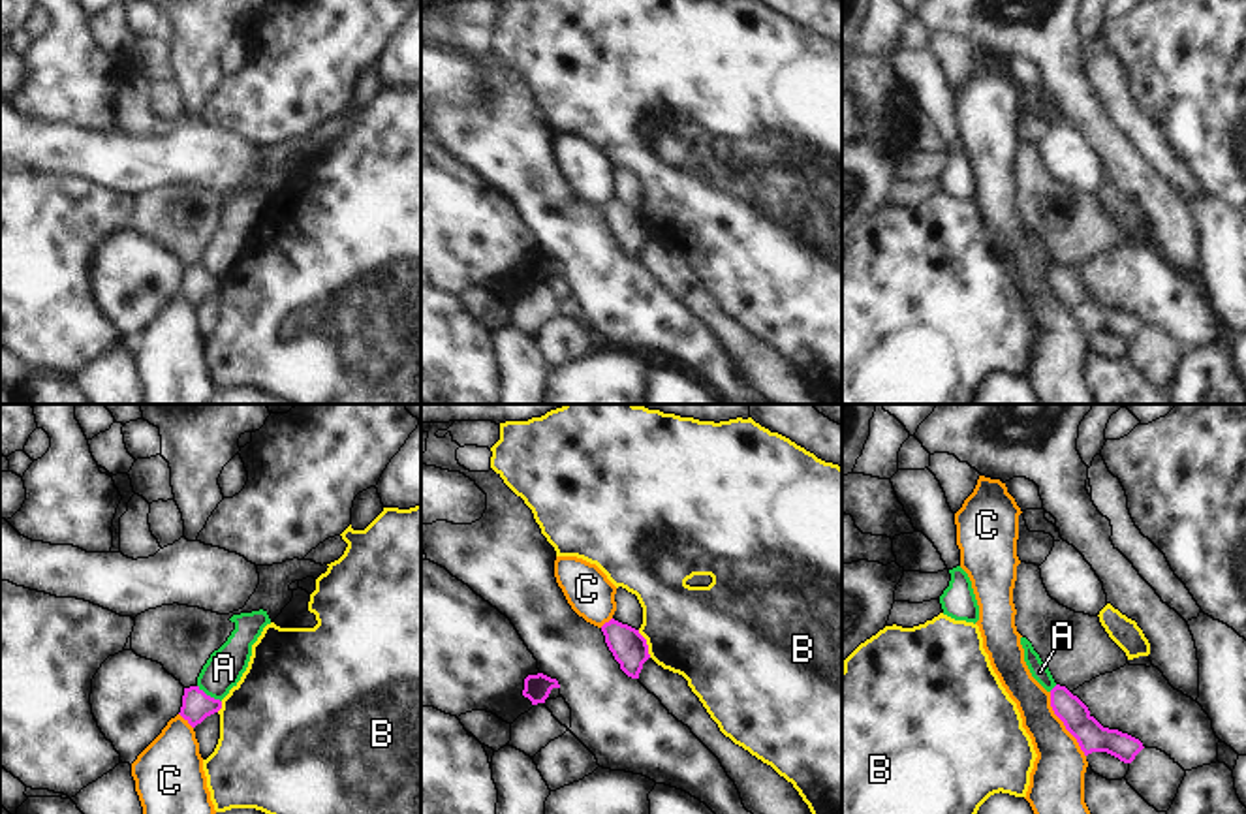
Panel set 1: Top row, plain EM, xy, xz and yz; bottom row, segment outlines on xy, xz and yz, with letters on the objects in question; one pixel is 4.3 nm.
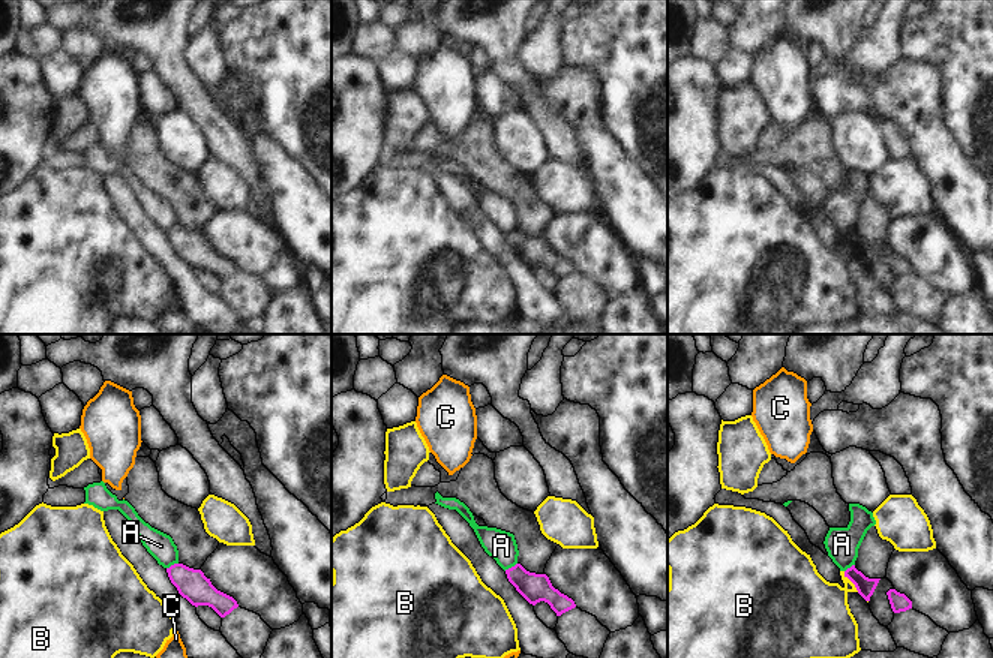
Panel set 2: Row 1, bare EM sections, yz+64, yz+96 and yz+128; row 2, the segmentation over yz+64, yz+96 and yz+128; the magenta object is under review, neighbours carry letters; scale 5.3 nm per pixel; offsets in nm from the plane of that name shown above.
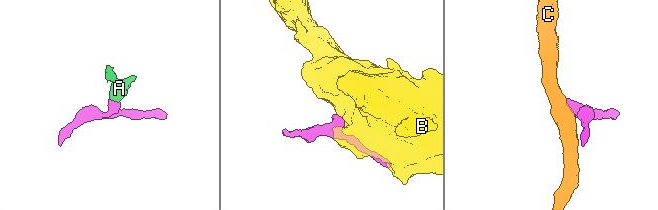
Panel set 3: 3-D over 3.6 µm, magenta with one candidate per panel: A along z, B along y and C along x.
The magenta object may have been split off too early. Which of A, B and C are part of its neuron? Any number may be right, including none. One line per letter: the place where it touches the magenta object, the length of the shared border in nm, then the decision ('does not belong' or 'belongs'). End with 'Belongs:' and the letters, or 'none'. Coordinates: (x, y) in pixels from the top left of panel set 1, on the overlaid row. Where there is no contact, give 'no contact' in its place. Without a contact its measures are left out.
A: xy (209, 696) | 130 nm | does not belong
B: xz (645, 643) | 130 nm | does not belong
C: yz (1064, 724) | 320 nm | does not belong
Belongs: none

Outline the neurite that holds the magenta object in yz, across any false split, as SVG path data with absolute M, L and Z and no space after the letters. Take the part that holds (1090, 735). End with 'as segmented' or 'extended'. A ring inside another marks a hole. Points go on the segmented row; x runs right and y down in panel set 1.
M1056 684L1051 690L1051 707L1064 722L1066 729L1077 739L1084 756L1092 752L1107 752L1124 763L1131 763L1145 748L1139 739L1118 729L1103 728L1090 714L1088 707L1066 686Z; as segmented

